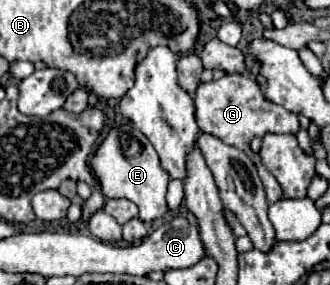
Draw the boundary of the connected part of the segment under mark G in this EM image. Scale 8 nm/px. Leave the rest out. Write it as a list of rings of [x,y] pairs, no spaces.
[[[225,74],[221,80],[211,80],[211,82],[199,84],[199,88],[195,92],[195,118],[197,118],[197,126],[201,128],[201,132],[209,132],[209,134],[221,138],[225,144],[243,150],[253,160],[253,164],[257,166],[259,178],[263,182],[265,194],[267,194],[267,202],[269,204],[277,202],[281,196],[281,186],[275,182],[273,174],[261,164],[259,154],[253,154],[249,150],[249,142],[253,136],[263,136],[267,132],[297,134],[297,130],[299,130],[297,114],[265,100],[259,84],[253,78],[249,78],[247,74]]]

